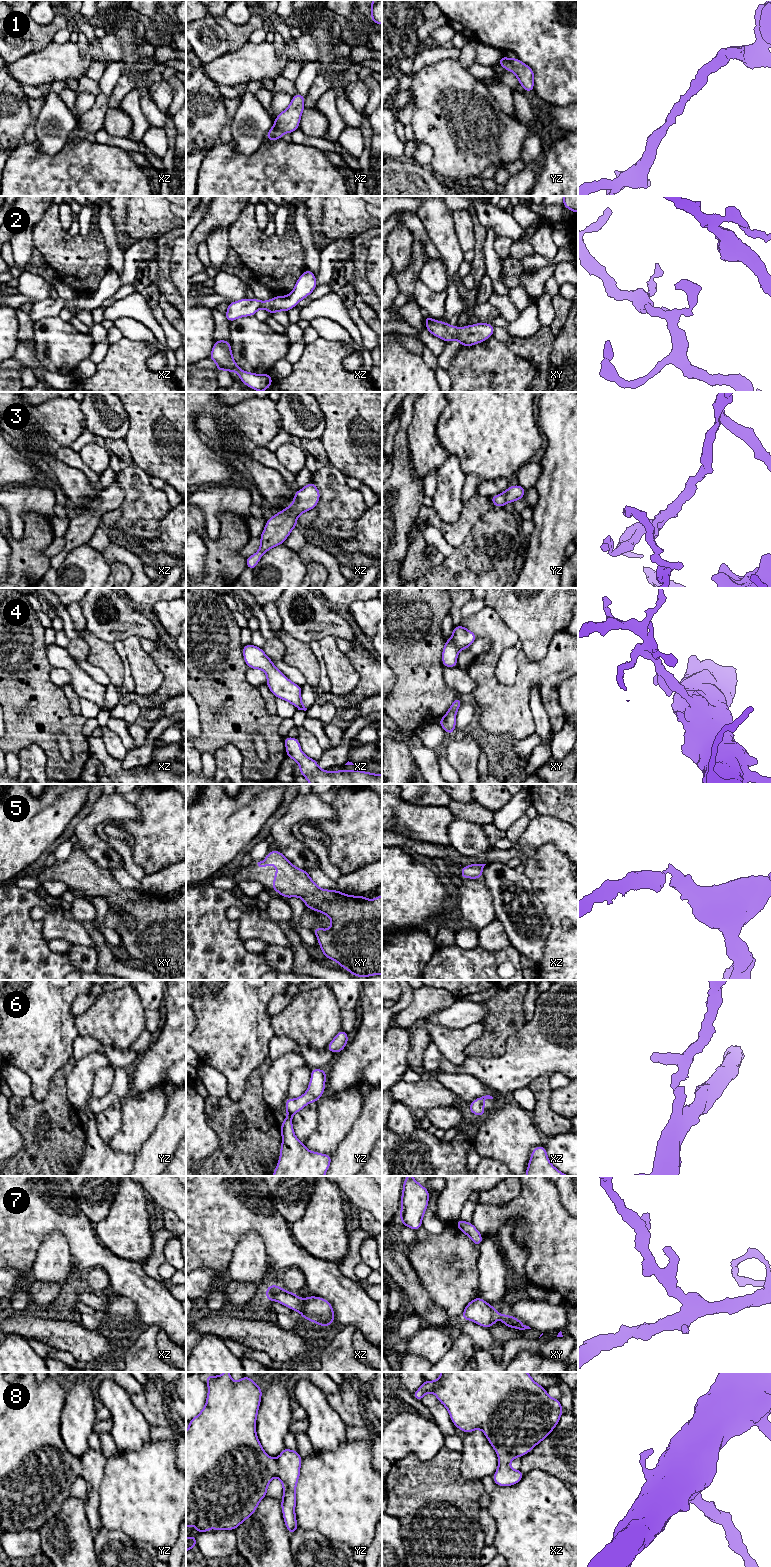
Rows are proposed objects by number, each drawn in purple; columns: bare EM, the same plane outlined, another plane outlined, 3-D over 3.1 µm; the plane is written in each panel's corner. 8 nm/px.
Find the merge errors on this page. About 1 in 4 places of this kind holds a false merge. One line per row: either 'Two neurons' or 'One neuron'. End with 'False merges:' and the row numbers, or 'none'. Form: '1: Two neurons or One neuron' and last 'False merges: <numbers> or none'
1: One neuron
2: One neuron
3: One neuron
4: One neuron
5: One neuron
6: One neuron
7: One neuron
8: One neuron
False merges: none

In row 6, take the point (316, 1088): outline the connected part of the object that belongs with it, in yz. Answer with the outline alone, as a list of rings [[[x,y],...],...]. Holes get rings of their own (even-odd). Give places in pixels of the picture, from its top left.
[[[312,1068],[307,1091],[299,1098],[285,1100],[287,1116],[281,1123],[280,1158],[272,1176],[324,1176],[328,1171],[332,1155],[308,1150],[296,1138],[292,1126],[292,1117],[295,1113],[308,1103],[314,1103],[322,1097],[325,1091],[326,1074],[327,1070]]]

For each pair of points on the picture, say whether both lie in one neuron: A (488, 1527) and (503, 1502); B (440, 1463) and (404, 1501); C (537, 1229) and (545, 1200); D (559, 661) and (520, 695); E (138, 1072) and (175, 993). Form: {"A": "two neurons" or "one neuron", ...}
{"A": "two neurons", "B": "one neuron", "C": "one neuron", "D": "one neuron", "E": "one neuron"}

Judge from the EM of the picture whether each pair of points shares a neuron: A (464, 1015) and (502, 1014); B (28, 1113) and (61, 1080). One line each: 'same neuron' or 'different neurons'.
A: different neurons
B: same neuron

